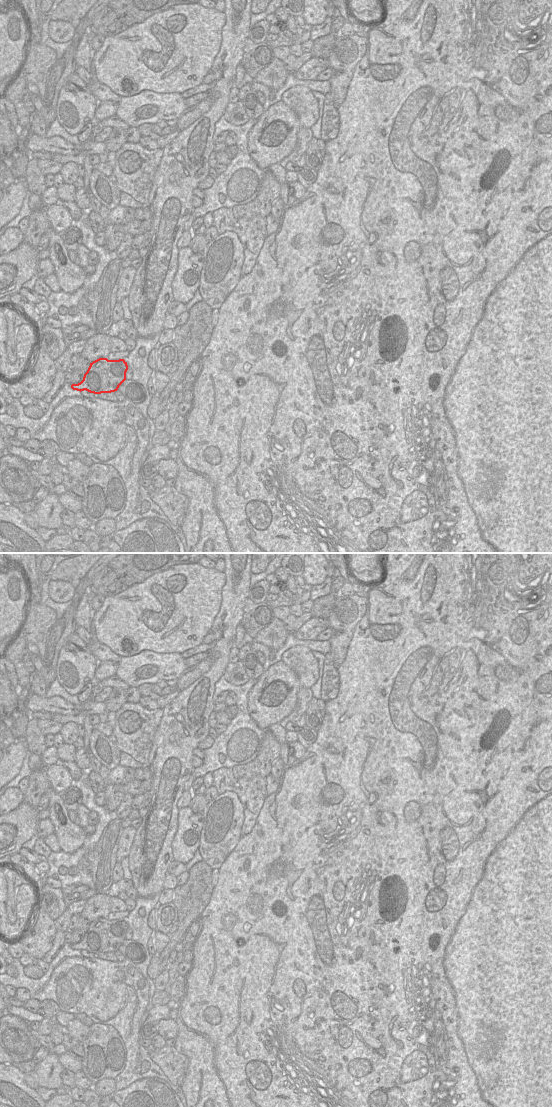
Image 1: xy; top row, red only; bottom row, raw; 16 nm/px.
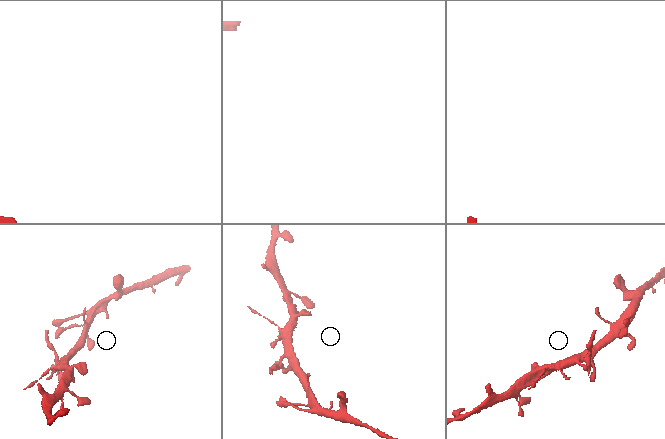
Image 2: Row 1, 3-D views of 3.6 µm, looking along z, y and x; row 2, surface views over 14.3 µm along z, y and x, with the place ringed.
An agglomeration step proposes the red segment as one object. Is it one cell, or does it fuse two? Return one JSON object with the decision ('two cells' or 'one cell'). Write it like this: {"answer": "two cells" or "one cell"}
{"answer": "two cells"}

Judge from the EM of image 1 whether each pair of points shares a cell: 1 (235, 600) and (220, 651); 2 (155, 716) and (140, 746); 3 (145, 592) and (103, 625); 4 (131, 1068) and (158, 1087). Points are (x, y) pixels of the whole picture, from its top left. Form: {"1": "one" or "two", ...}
{"1": "one", "2": "one", "3": "one", "4": "two"}

